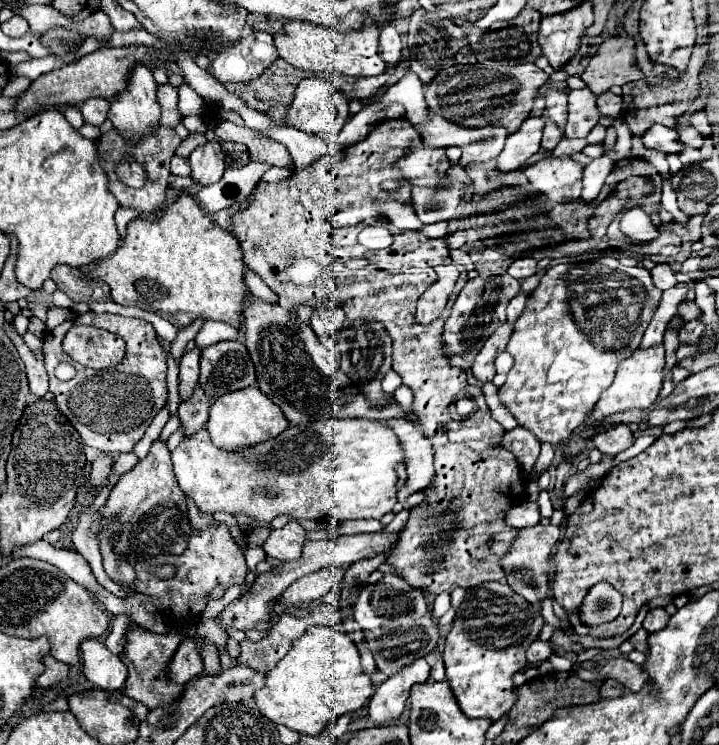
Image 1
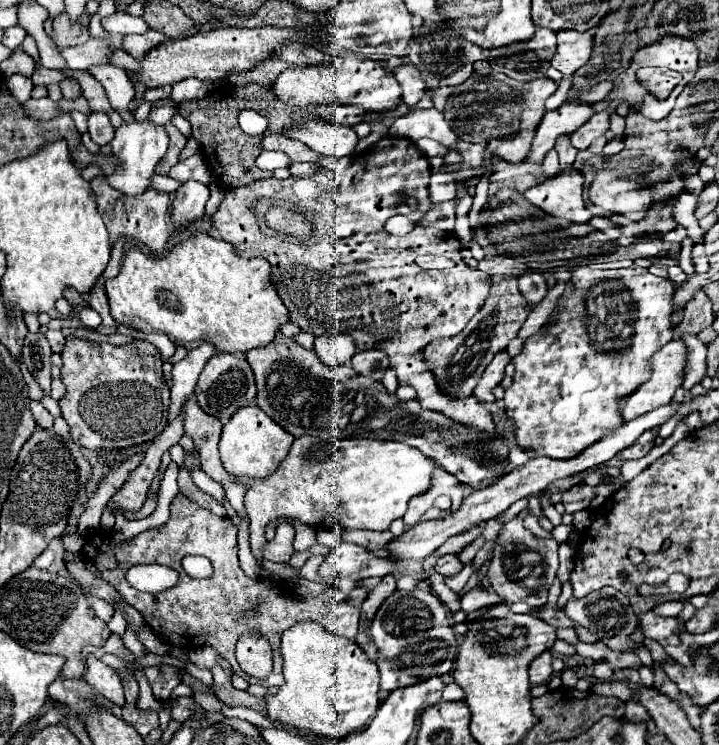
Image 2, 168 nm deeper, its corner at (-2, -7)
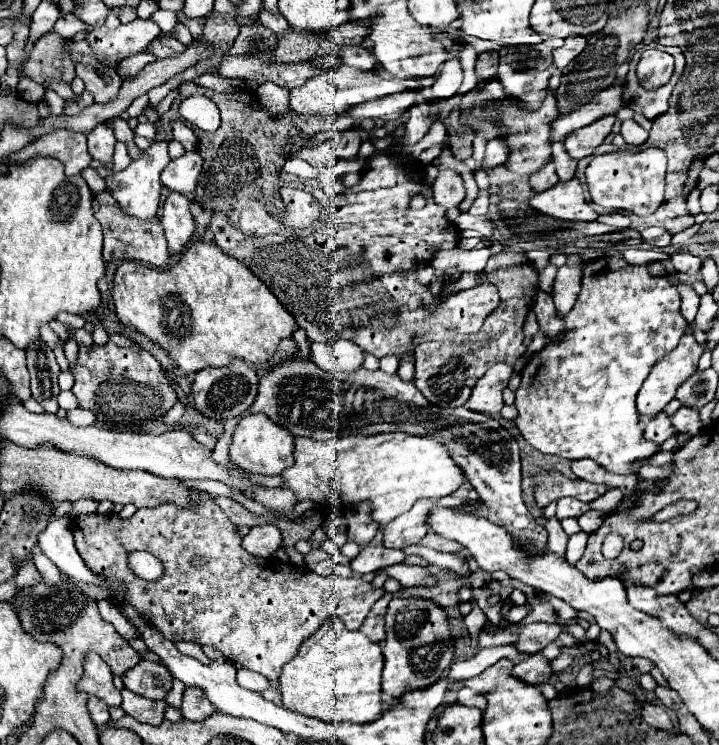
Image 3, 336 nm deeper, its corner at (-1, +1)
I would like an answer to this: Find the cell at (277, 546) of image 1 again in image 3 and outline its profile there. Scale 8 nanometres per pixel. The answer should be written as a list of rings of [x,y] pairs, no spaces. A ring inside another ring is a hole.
[[[272,523],[252,527],[250,533],[242,539],[242,547],[254,557],[272,557],[276,549],[282,547],[282,533]]]

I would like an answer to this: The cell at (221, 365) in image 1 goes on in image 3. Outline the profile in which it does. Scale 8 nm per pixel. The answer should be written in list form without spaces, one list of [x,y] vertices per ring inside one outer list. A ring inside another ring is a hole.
[[[232,359],[226,367],[206,367],[196,371],[194,383],[192,383],[192,399],[200,413],[212,419],[232,419],[242,415],[256,399],[258,395],[258,375],[252,365],[248,365],[244,359]]]

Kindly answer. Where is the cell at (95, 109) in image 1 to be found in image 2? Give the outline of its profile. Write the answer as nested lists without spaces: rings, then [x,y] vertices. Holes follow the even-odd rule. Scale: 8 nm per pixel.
[[[91,113],[89,115],[89,135],[91,135],[93,143],[97,143],[99,147],[107,145],[113,139],[113,127],[111,127],[107,113]]]

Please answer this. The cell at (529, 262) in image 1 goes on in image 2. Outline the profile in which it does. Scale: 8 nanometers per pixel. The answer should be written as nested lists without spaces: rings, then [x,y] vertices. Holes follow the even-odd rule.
[[[531,271],[531,273],[521,275],[519,277],[519,289],[531,307],[539,305],[543,301],[543,297],[547,295],[547,283],[545,283],[541,271]]]

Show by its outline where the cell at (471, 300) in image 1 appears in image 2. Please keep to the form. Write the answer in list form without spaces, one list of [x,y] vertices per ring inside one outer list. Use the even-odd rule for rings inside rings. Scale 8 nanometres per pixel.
[[[521,293],[489,295],[485,301],[485,307],[479,311],[479,315],[475,315],[467,323],[467,329],[461,335],[451,337],[451,339],[437,339],[431,345],[427,345],[423,357],[425,357],[427,369],[435,375],[439,389],[445,395],[451,395],[453,399],[463,399],[471,395],[485,367],[491,363],[491,359],[499,351],[507,347],[511,339],[517,337],[529,313],[531,313],[531,307],[527,305]]]

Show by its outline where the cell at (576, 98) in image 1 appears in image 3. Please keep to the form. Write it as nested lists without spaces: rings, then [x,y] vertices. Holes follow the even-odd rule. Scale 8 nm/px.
[[[604,115],[598,121],[570,133],[564,141],[564,147],[572,159],[582,159],[586,155],[592,155],[594,149],[604,141],[604,137],[612,131],[616,117],[614,115]]]

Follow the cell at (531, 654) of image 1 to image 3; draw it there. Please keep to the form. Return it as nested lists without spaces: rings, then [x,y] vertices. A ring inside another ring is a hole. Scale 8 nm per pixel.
[[[534,653],[514,667],[514,675],[526,679],[532,685],[546,683],[552,677],[552,667],[550,667],[550,661],[542,653]]]

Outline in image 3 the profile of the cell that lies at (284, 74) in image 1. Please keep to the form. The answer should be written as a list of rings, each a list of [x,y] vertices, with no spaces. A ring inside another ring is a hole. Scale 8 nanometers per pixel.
[[[192,81],[180,85],[180,93],[174,99],[172,107],[154,123],[156,125],[156,139],[170,141],[170,121],[182,119],[178,115],[178,105],[190,97],[190,95],[206,95],[212,99],[222,117],[222,125],[208,133],[198,127],[194,127],[198,137],[198,153],[204,157],[202,175],[196,187],[196,203],[204,209],[212,211],[226,211],[228,219],[234,227],[238,227],[246,235],[270,235],[270,233],[282,233],[290,235],[292,229],[284,229],[278,219],[272,215],[280,213],[282,201],[280,201],[280,187],[284,185],[278,177],[282,165],[286,163],[290,151],[298,151],[306,139],[320,131],[332,130],[334,119],[331,116],[319,117],[316,115],[302,115],[302,113],[284,113],[284,115],[270,115],[268,109],[260,105],[260,99],[252,87],[244,87],[234,93],[216,93],[212,89],[200,87]]]

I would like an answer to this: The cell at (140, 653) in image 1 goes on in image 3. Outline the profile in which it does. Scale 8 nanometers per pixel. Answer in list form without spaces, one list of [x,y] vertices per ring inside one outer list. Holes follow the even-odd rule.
[[[186,687],[180,711],[188,721],[202,721],[210,713],[214,713],[216,707],[206,699],[206,695],[202,695],[202,691],[198,691],[198,687]]]

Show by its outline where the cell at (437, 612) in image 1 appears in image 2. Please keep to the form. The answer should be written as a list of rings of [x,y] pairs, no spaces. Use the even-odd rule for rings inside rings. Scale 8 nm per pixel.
[[[473,588],[462,596],[461,608],[467,613],[472,613],[485,606],[506,602],[495,592]]]

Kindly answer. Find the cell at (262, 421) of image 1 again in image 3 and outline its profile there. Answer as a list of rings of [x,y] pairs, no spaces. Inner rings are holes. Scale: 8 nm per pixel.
[[[246,411],[242,419],[238,421],[232,443],[230,443],[230,461],[248,473],[260,473],[260,475],[280,475],[282,469],[290,467],[294,463],[292,447],[294,447],[294,435],[286,431],[284,427],[278,427],[270,417],[264,413],[250,413]]]

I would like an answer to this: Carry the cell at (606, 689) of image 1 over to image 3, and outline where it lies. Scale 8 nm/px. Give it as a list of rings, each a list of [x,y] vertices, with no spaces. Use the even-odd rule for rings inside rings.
[[[644,703],[642,705],[642,719],[656,729],[670,729],[672,727],[668,711],[660,705],[654,705],[654,703]]]

